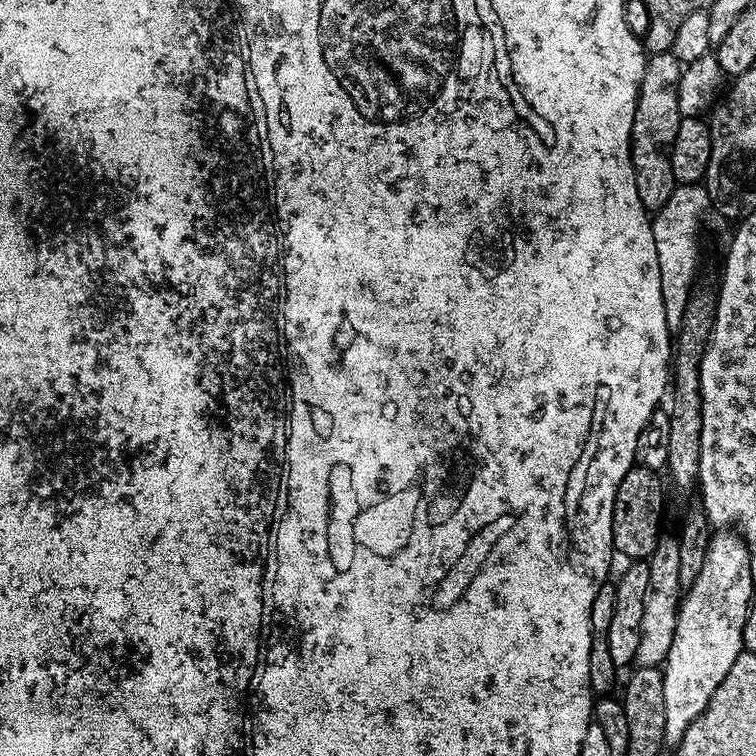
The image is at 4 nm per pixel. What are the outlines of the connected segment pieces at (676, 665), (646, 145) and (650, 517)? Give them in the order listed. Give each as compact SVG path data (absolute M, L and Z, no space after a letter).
M724 530L721 536L713 535L708 542L706 562L702 562L702 574L687 589L680 611L677 628L668 657L664 660L664 693L666 694L665 745L676 746L684 731L706 710L714 690L722 686L734 658L744 648L744 623L748 606L753 603L752 576L748 545L739 535Z
M671 50L651 53L644 61L640 96L636 100L632 127L632 165L636 171L638 198L642 198L642 206L652 214L666 206L677 185L668 151L674 142L674 134L678 134L678 122L682 118L678 106L681 71L680 59Z
M634 466L622 478L612 511L612 547L632 562L651 557L662 535L660 519L664 516L664 484L651 468Z

